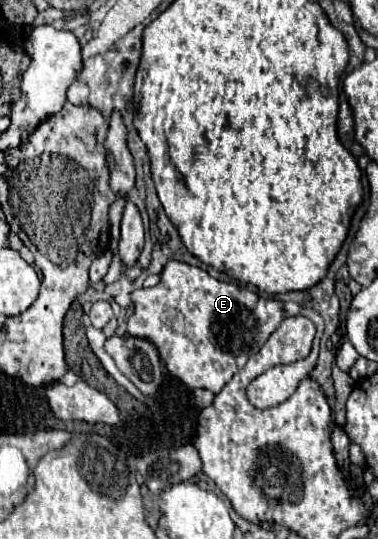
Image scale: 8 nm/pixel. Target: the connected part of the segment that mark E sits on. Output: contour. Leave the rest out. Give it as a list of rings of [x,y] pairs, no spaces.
[[[168,261],[160,283],[150,289],[142,287],[132,291],[132,303],[134,315],[130,317],[128,333],[154,343],[168,373],[190,389],[202,387],[218,393],[230,381],[230,377],[246,365],[248,357],[260,351],[280,321],[290,315],[308,317],[316,325],[316,337],[310,355],[302,361],[300,371],[294,371],[294,385],[288,385],[288,391],[278,391],[282,399],[294,393],[298,383],[310,375],[318,359],[318,343],[324,331],[324,321],[314,309],[294,301],[262,299],[238,283],[218,281],[204,269],[188,263]]]

